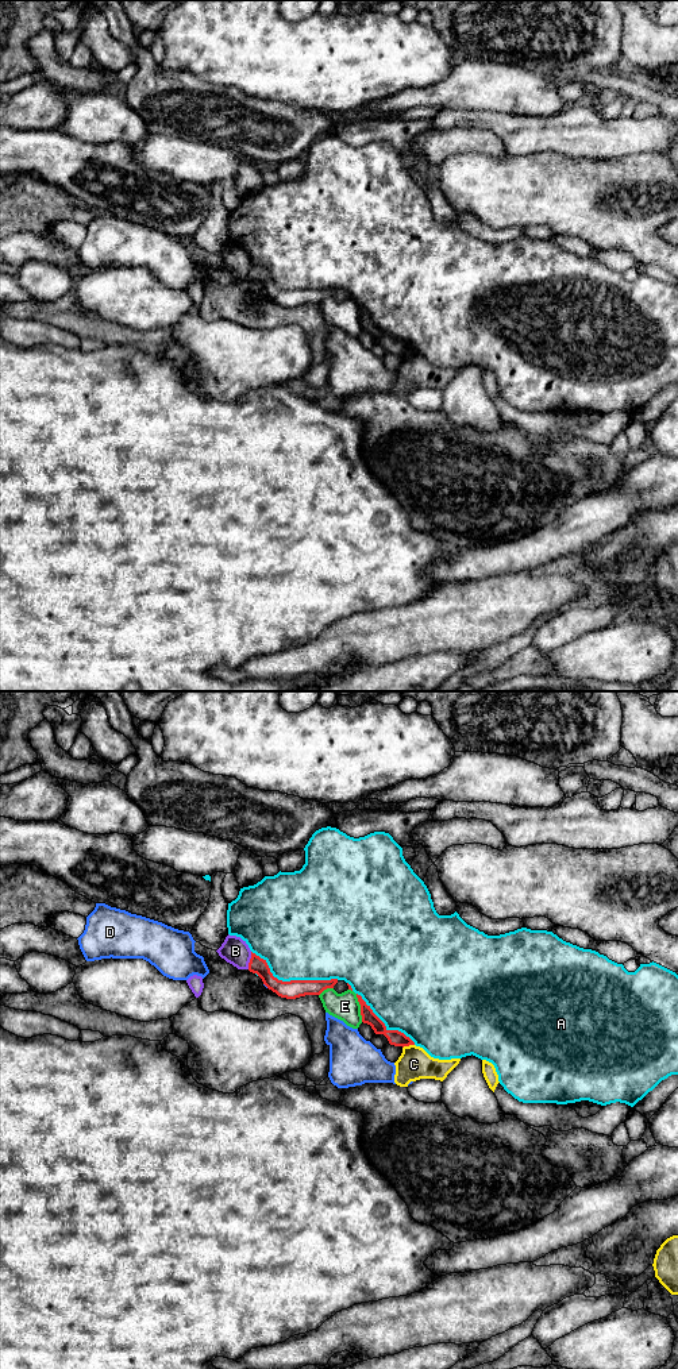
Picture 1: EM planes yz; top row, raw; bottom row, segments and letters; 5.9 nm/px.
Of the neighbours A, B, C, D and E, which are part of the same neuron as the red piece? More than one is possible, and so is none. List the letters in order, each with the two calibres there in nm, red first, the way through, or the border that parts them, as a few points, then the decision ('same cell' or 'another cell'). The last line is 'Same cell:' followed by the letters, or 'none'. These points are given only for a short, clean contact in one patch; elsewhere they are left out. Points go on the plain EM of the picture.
A: 110 nm thick on the red side, 480 nm on the other; another cell
B: 100 nm thick on the red side, 160 nm on the other; border along yz (251, 261), (247, 277); another cell
C: 90 nm thick on the red side, 190 nm on the other; border along yz (413, 353), (403, 357); another cell
D: 110 nm thick on the red side, 20 nm on the other; border along yz (264, 292), (268, 296); another cell
E: 80 nm thick on the red side, 170 nm on the other; another cell
Same cell: none

